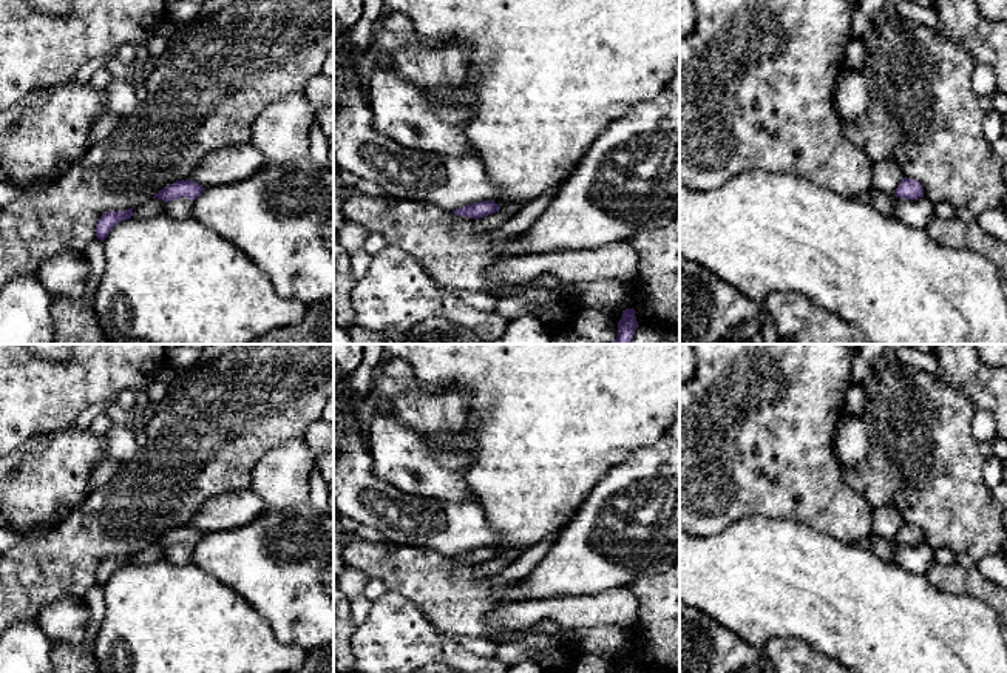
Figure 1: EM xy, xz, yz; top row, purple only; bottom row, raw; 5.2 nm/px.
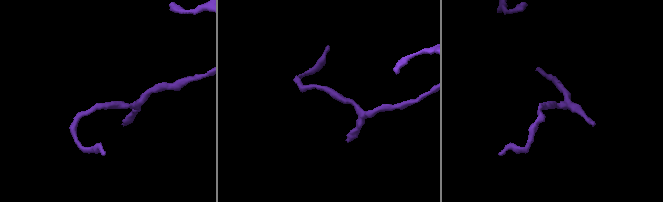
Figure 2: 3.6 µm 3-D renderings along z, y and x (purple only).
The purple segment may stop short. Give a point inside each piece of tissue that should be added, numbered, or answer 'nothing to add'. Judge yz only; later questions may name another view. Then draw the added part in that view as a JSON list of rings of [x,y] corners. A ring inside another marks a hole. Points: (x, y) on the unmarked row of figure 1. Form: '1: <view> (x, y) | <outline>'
nothing to add

